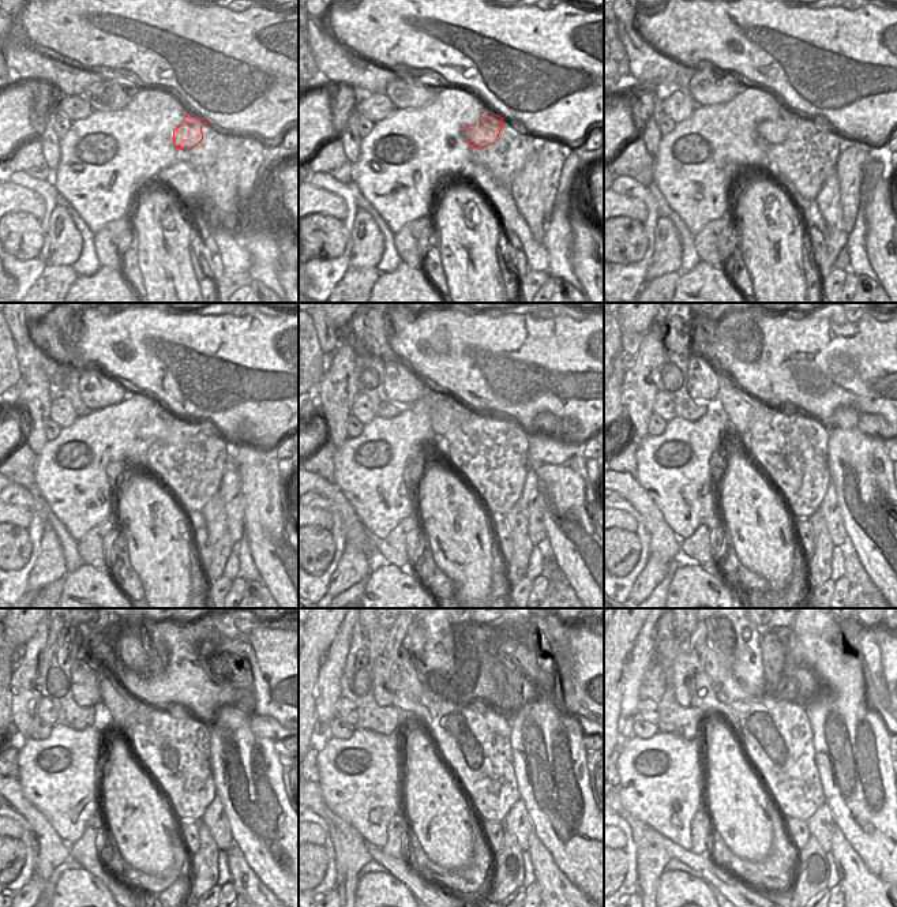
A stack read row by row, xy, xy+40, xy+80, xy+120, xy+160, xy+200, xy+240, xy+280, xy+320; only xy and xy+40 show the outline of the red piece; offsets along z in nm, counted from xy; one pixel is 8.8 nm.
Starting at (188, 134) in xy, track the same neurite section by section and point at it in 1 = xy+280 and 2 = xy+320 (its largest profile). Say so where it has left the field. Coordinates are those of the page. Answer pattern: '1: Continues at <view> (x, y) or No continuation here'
1: Continues at xy+280 (411, 682)
2: Continues at xy+320 (709, 663).

